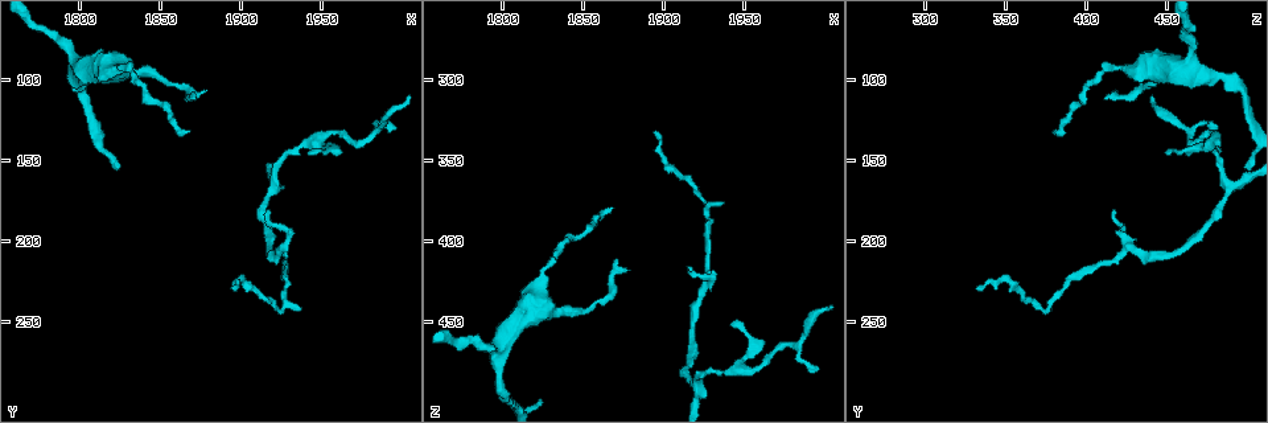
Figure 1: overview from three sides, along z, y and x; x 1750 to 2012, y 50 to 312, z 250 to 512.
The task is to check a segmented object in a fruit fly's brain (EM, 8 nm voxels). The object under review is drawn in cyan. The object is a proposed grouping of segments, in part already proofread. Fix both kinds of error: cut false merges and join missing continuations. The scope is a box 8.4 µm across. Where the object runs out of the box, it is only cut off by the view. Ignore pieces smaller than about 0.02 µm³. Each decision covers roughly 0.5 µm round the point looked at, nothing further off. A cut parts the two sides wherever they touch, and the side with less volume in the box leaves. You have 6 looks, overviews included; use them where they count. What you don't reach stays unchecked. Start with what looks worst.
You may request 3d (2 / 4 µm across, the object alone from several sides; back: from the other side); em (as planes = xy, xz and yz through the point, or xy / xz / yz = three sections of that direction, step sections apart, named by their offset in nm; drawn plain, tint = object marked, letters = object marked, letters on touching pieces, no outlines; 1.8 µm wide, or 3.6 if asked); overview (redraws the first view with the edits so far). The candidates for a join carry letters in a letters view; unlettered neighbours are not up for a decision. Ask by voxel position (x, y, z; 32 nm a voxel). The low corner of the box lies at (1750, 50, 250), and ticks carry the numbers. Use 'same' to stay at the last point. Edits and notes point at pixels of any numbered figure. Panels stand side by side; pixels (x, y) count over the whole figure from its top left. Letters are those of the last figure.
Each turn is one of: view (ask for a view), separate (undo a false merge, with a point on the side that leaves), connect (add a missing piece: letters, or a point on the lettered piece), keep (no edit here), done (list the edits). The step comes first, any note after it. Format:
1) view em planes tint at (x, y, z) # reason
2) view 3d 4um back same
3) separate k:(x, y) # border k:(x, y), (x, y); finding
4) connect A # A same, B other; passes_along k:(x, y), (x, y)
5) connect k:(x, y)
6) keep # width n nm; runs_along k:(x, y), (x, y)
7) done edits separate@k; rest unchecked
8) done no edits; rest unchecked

view 3d 4um back at (1918, 164, 488) # sharp bend

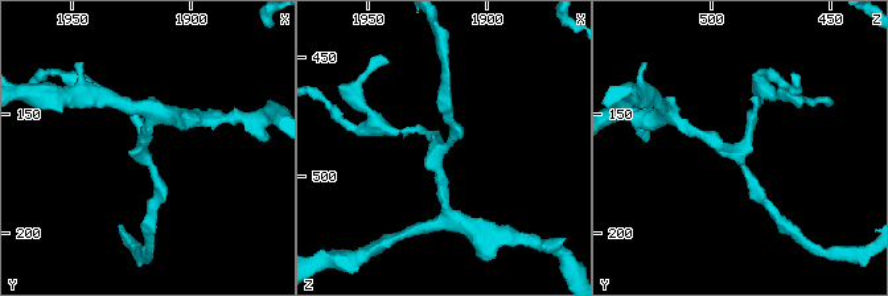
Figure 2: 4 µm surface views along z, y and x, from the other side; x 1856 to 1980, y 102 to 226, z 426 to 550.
view em planes letters at (1920, 166, 487) # arms 3

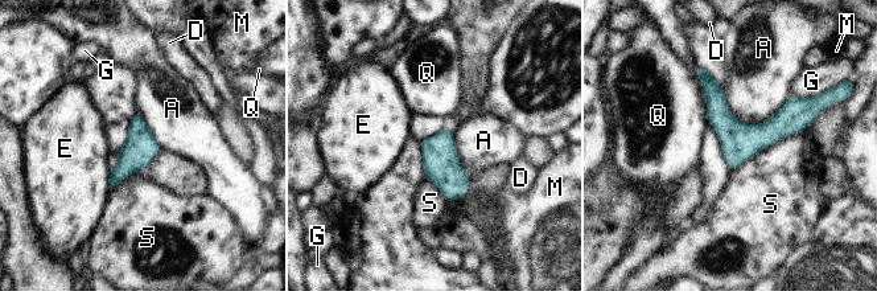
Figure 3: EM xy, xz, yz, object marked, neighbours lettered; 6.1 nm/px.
keep # A other, D other, E other, G other, M other, Q other, S other; border 3:(791, 95), (754, 124), (724, 101); one neuron here

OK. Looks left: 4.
view 3d 2um at (1878, 106, 416) # tapers out

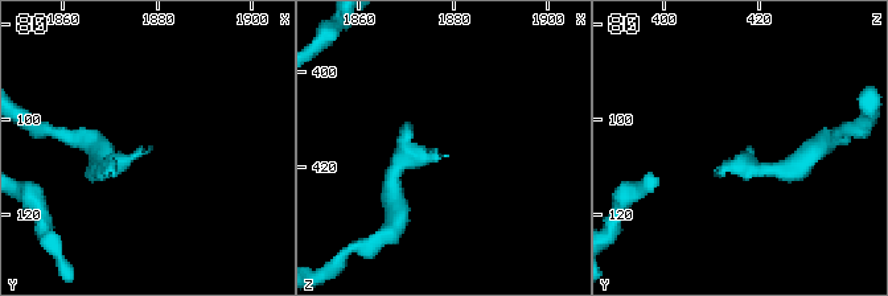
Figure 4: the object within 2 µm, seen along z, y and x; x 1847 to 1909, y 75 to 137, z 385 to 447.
view em xz step 4 letters at (1878, 106, 417) # now the EM

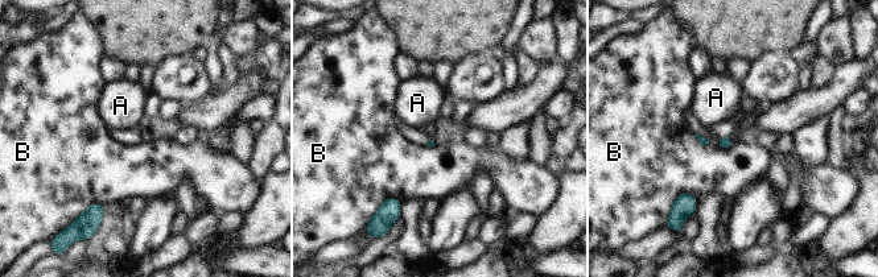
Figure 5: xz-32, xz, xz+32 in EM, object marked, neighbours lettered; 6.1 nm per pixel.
keep # A other, B other; border 5:(695, 195), (680, 193), (672, 205); none of them fits

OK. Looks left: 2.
view em planes letters at (1918, 182, 416)

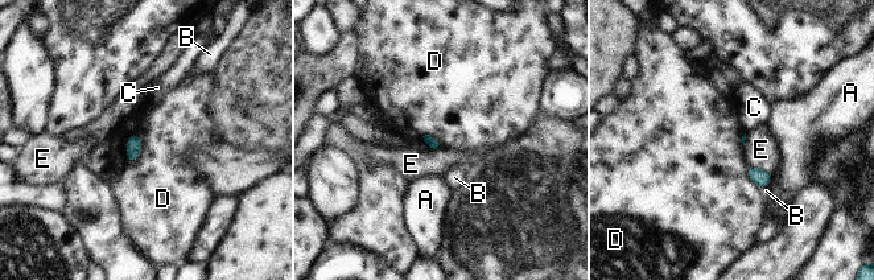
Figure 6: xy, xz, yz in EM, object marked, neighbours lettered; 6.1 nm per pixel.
keep # A other, B other, C other, D other, E other; none of them fits

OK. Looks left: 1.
done no edits; rest unchecked

